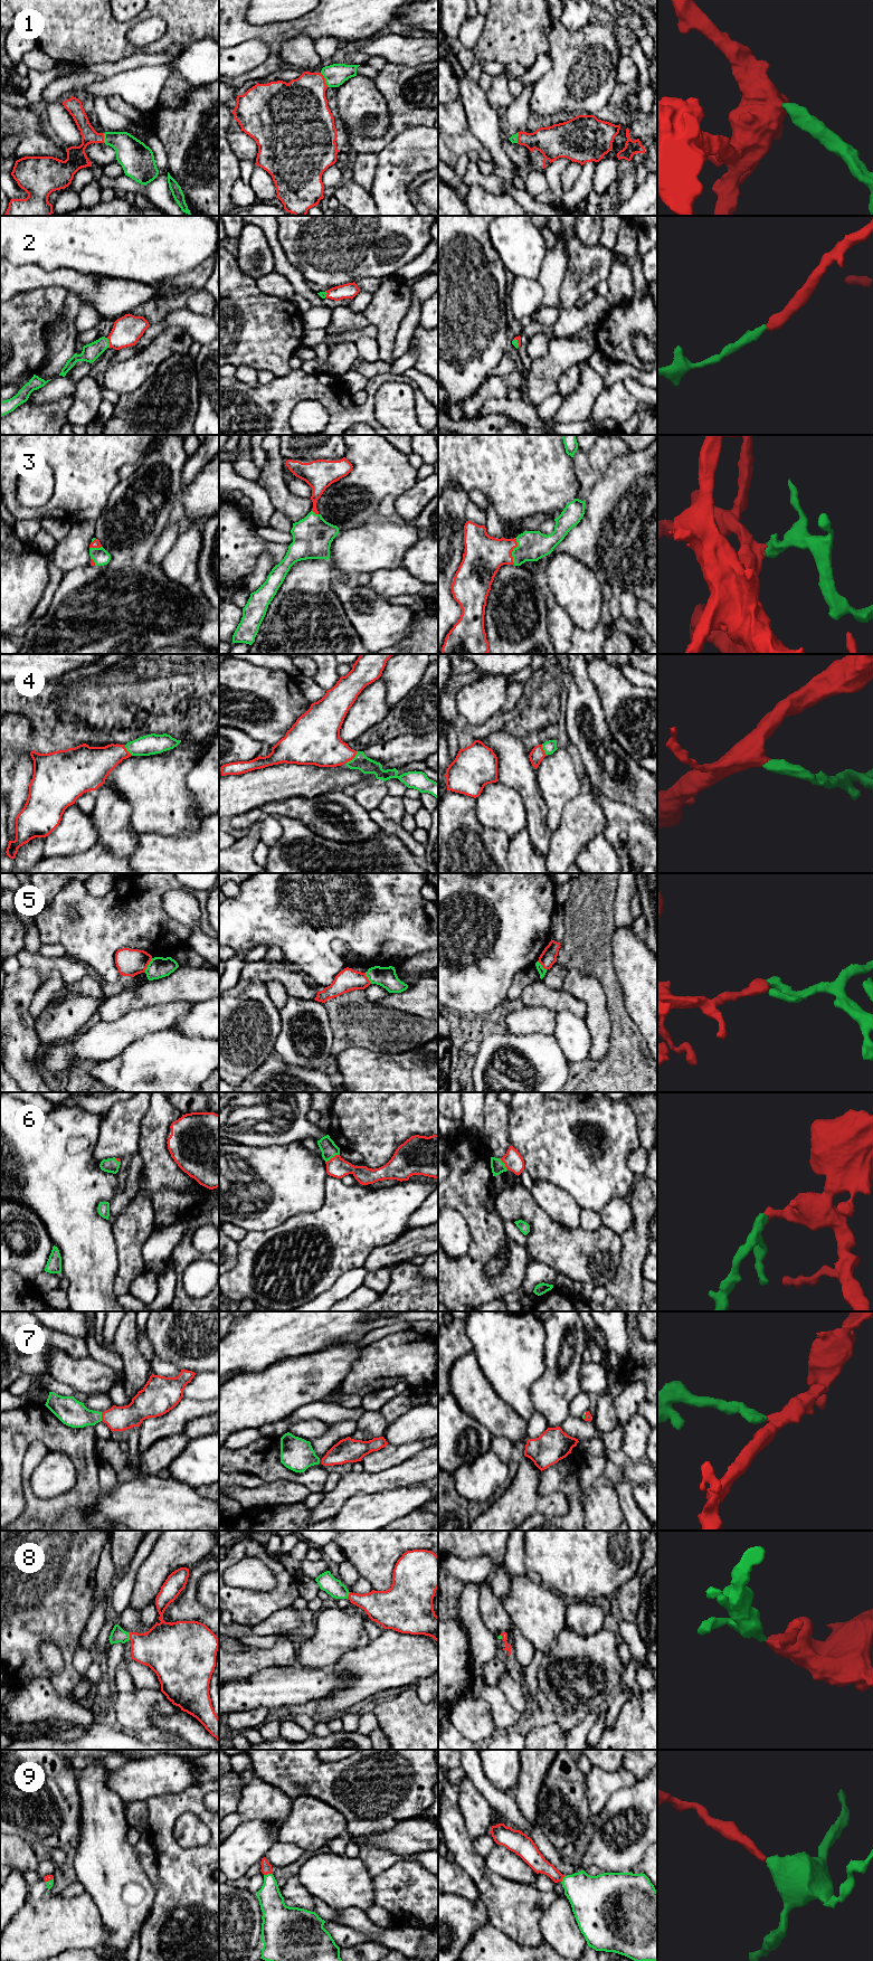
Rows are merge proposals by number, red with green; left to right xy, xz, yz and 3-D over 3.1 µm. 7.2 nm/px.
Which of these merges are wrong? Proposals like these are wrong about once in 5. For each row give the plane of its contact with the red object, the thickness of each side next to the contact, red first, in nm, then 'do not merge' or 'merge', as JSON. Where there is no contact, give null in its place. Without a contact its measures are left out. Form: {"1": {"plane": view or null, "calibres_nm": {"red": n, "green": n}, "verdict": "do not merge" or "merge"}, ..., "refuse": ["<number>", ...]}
{"1": {"plane": "xz", "calibres_nm": {"red": 380, "green": 160}, "verdict": "merge"}, "2": {"plane": "xy", "calibres_nm": {"red": 200, "green": 120}, "verdict": "merge"}, "3": {"plane": "yz", "calibres_nm": {"red": 280, "green": 220}, "verdict": "merge"}, "4": {"plane": "xz", "calibres_nm": {"red": 300, "green": 110}, "verdict": "merge"}, "5": {"plane": "xy", "calibres_nm": {"red": 190, "green": 150}, "verdict": "do not merge"}, "6": {"plane": "xz", "calibres_nm": {"red": 150, "green": 120}, "verdict": "merge"}, "7": {"plane": "xy", "calibres_nm": {"red": 180, "green": 190}, "verdict": "merge"}, "8": {"plane": "xy", "calibres_nm": {"red": 320, "green": 110}, "verdict": "merge"}, "9": {"plane": "xz", "calibres_nm": {"red": 80, "green": 180}, "verdict": "merge"}, "refuse": ["5"]}

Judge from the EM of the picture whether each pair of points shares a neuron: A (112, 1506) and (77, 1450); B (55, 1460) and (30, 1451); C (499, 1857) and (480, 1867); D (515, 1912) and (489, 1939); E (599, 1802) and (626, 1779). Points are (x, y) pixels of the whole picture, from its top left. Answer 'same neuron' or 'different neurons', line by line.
A: different neurons
B: different neurons
C: different neurons
D: different neurons
E: same neuron

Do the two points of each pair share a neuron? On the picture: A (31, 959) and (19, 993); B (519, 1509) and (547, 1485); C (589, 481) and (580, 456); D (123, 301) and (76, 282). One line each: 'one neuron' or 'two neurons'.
A: two neurons
B: two neurons
C: one neuron
D: one neuron

